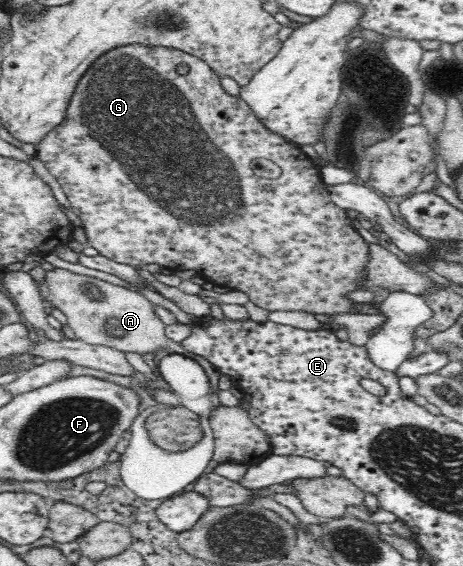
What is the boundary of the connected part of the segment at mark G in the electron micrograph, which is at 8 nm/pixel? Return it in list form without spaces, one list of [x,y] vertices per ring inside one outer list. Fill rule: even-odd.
[[[142,44],[118,46],[103,53],[75,85],[74,93],[66,106],[65,120],[36,145],[36,156],[60,183],[70,207],[80,219],[81,227],[85,229],[88,245],[112,261],[135,267],[158,263],[172,271],[194,269],[211,284],[243,291],[258,307],[269,311],[305,311],[334,315],[351,313],[356,304],[347,297],[347,293],[361,289],[361,281],[365,278],[363,269],[369,260],[368,243],[354,230],[351,220],[346,216],[346,210],[331,200],[330,192],[321,179],[322,167],[314,163],[302,151],[301,146],[266,129],[241,96],[226,93],[221,77],[202,58],[176,48]],[[182,63],[188,65],[188,73],[185,75],[176,72],[176,67]],[[258,157],[276,163],[282,170],[282,175],[278,179],[265,179],[255,175],[250,162]]]

